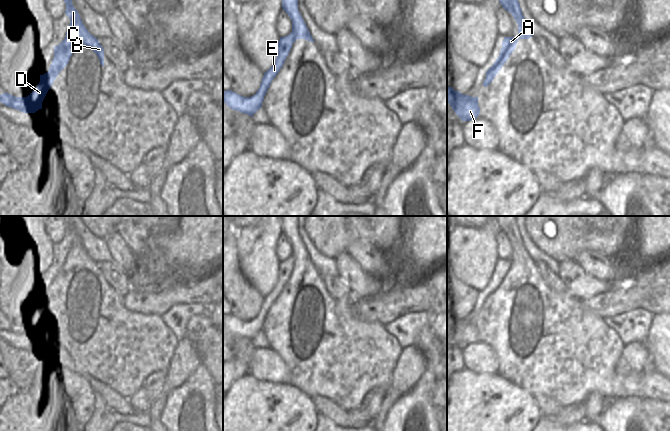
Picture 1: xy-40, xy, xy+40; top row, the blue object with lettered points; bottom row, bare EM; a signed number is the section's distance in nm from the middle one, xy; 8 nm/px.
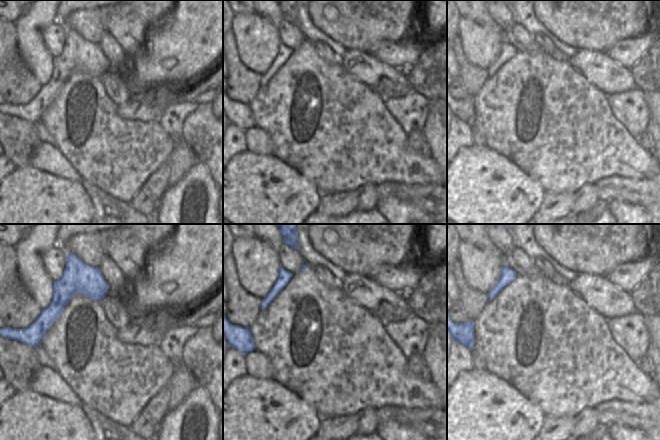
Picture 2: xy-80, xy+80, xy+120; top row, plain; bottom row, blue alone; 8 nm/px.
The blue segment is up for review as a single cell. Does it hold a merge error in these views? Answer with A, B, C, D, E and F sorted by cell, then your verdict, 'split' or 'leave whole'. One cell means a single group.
A B C D E F; leave whole

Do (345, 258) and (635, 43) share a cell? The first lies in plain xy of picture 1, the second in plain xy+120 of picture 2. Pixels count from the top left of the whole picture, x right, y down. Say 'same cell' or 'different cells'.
same cell

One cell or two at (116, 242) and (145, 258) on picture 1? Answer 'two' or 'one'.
one

